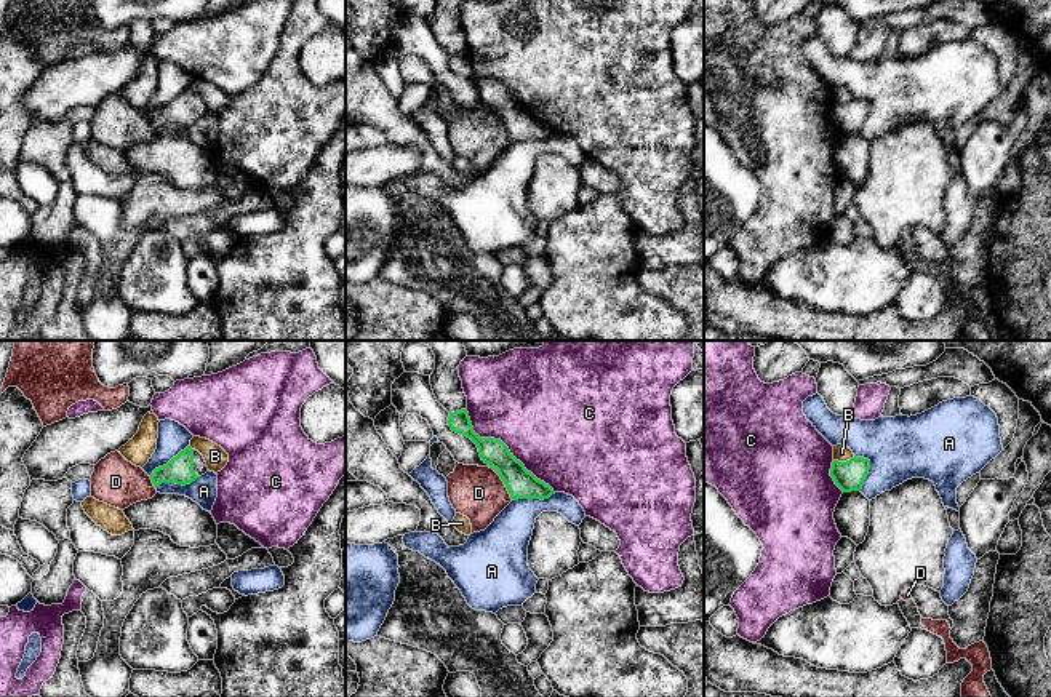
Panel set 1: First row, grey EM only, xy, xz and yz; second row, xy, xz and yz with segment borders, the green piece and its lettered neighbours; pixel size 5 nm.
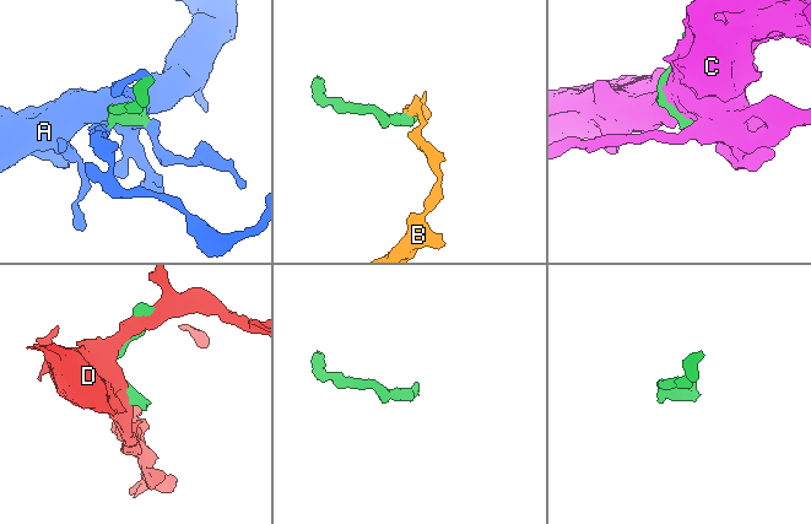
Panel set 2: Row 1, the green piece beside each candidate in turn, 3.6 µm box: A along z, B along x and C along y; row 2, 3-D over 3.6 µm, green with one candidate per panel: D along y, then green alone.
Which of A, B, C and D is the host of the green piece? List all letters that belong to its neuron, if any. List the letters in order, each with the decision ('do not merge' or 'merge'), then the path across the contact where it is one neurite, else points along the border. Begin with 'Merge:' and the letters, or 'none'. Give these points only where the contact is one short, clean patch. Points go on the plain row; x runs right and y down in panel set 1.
Merge: none
A: do not merge
B: do not merge; border yz (855, 98), (845, 103), (834, 103)
C: do not merge
D: do not merge

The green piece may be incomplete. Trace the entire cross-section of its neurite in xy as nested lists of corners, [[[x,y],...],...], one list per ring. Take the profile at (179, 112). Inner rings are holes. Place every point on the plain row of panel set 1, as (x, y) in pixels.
[[[187,88],[176,99],[173,99],[166,107],[158,109],[150,117],[155,129],[162,125],[190,126],[202,117],[208,114],[203,98]]]

